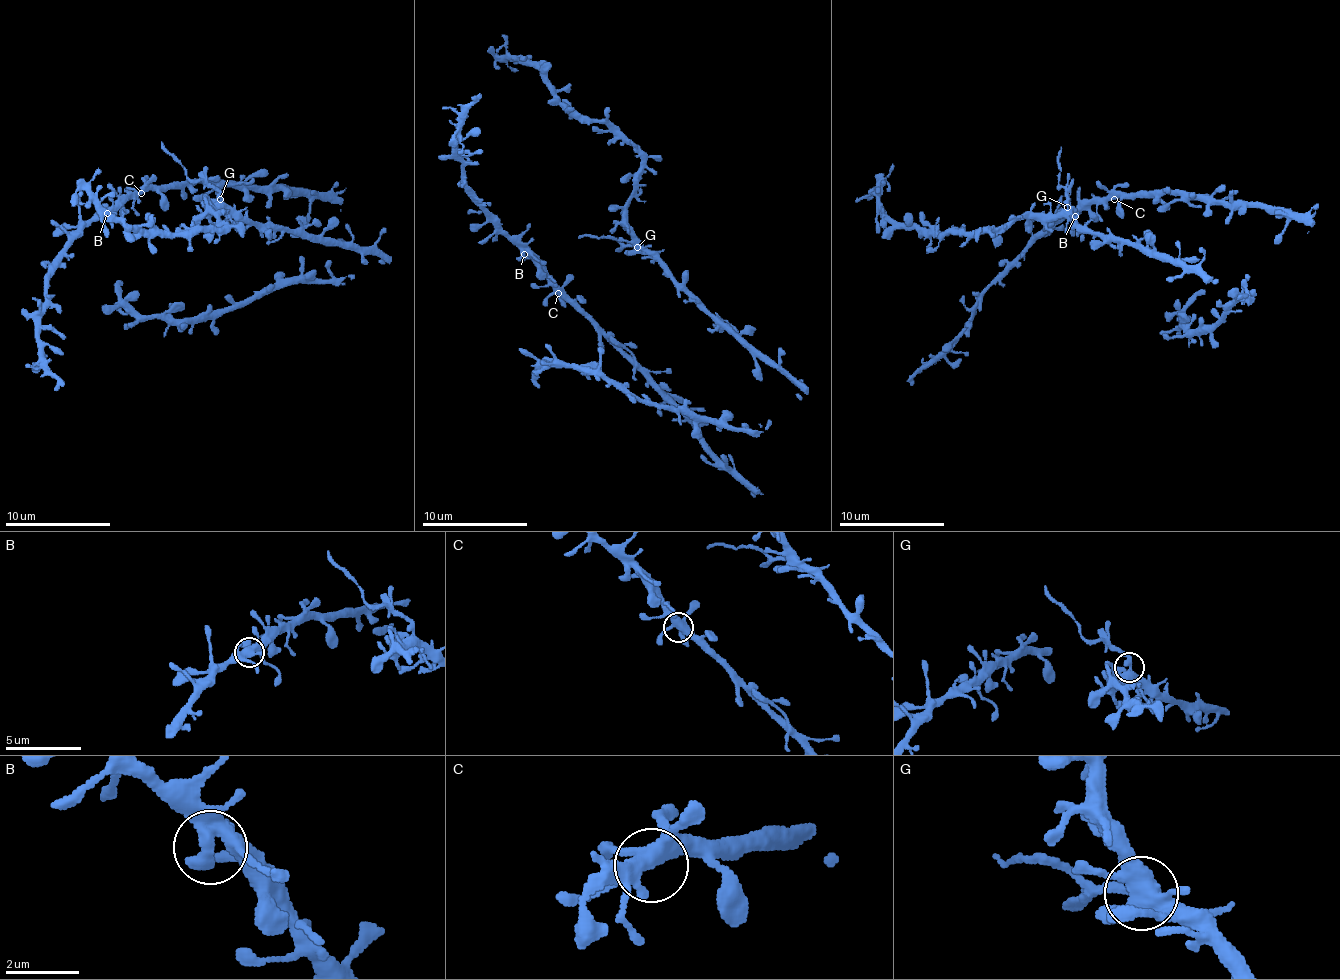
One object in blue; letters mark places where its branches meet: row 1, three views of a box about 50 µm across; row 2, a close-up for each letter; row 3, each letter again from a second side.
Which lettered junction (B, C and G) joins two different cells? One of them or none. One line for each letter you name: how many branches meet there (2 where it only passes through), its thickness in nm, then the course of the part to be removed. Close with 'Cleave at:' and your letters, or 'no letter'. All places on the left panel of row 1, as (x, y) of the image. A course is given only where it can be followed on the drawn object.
G: branches 5; calibre 400 nm; course (220, 200), (204, 184), (191, 179), (162, 142)
Cleave at: G

